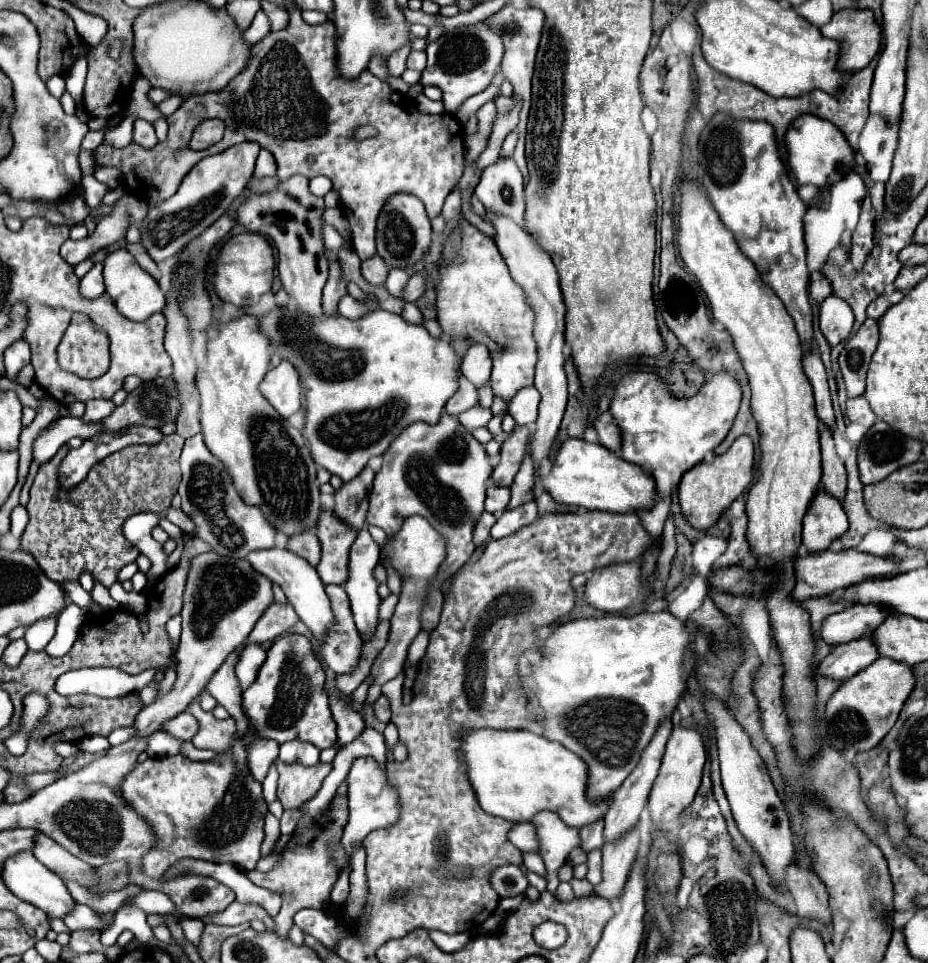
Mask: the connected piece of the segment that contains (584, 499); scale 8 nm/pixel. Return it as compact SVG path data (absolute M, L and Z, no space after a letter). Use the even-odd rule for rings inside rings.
M583 439L563 441L549 473L541 477L541 483L545 491L561 505L577 505L611 513L649 509L653 507L655 499L655 483L649 475L643 473L641 467L627 463L599 443L587 443Z

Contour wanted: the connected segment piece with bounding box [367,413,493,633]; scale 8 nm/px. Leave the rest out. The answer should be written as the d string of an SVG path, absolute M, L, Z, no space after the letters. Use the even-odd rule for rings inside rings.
M443 413L437 425L411 423L397 435L383 455L383 467L375 475L373 489L369 493L369 525L381 527L389 537L393 537L401 523L411 515L423 515L429 523L443 535L447 543L447 559L437 571L437 579L429 583L429 595L421 609L421 629L431 633L441 615L443 593L441 585L453 577L475 553L473 527L485 511L485 481L489 479L493 467L483 445L465 431L457 417Z

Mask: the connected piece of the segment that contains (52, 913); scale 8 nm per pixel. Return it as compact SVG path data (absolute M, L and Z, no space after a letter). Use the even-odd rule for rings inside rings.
M19 853L19 855L13 855L7 861L9 863L5 863L3 881L9 887L9 891L13 891L19 899L43 909L49 917L57 917L57 919L63 919L65 915L69 915L73 911L73 907L77 903L71 897L69 889L65 887L63 879L59 875L55 875L53 871L49 871L43 863L39 863L33 853Z

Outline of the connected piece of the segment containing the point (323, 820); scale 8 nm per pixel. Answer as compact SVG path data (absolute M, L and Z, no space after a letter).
M347 795L345 797L333 797L331 805L325 809L325 815L319 817L313 825L307 825L299 831L293 833L293 837L289 839L287 847L283 849L279 861L275 863L275 867L267 873L259 873L259 871L249 871L249 879L265 889L277 891L283 897L283 913L279 913L273 921L275 927L273 931L277 935L281 935L283 939L287 939L289 931L291 931L291 919L293 915L303 909L303 907L317 907L323 909L327 903L327 897L331 893L333 883L339 877L339 867L331 857L331 845L341 841L345 823L349 819L349 807L347 807Z

